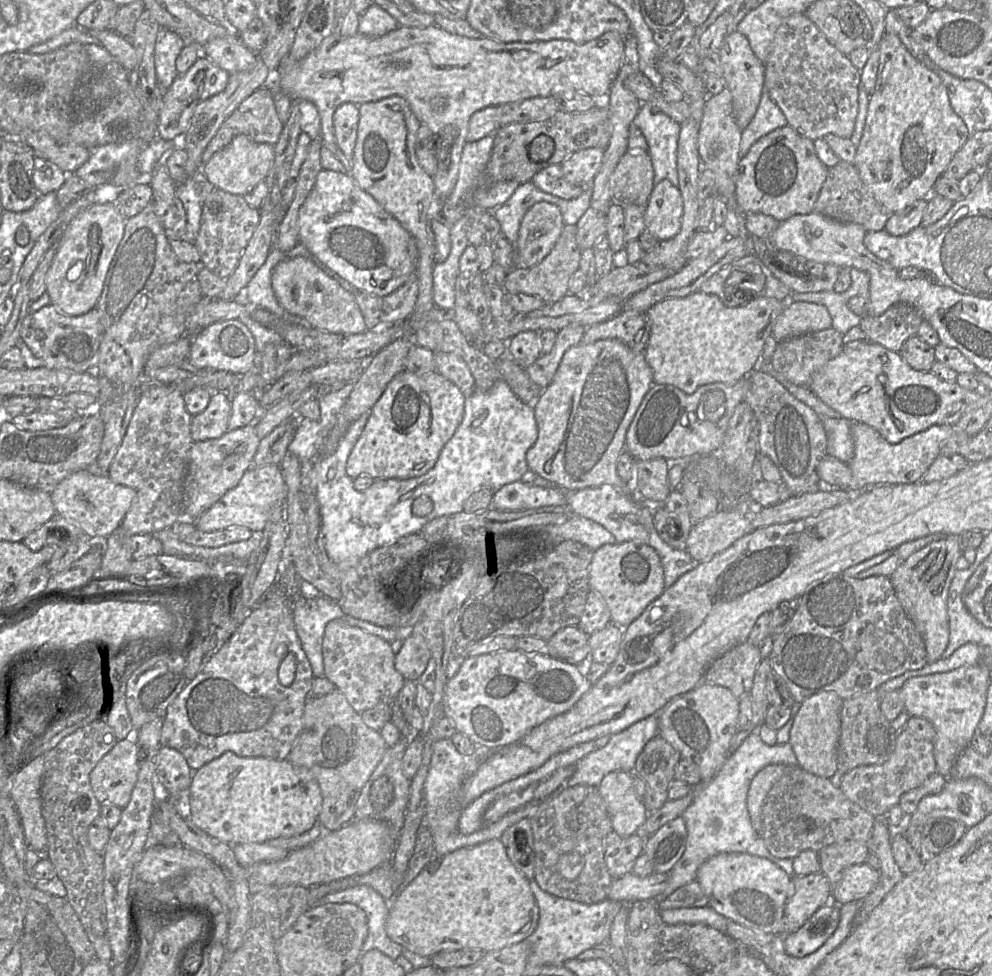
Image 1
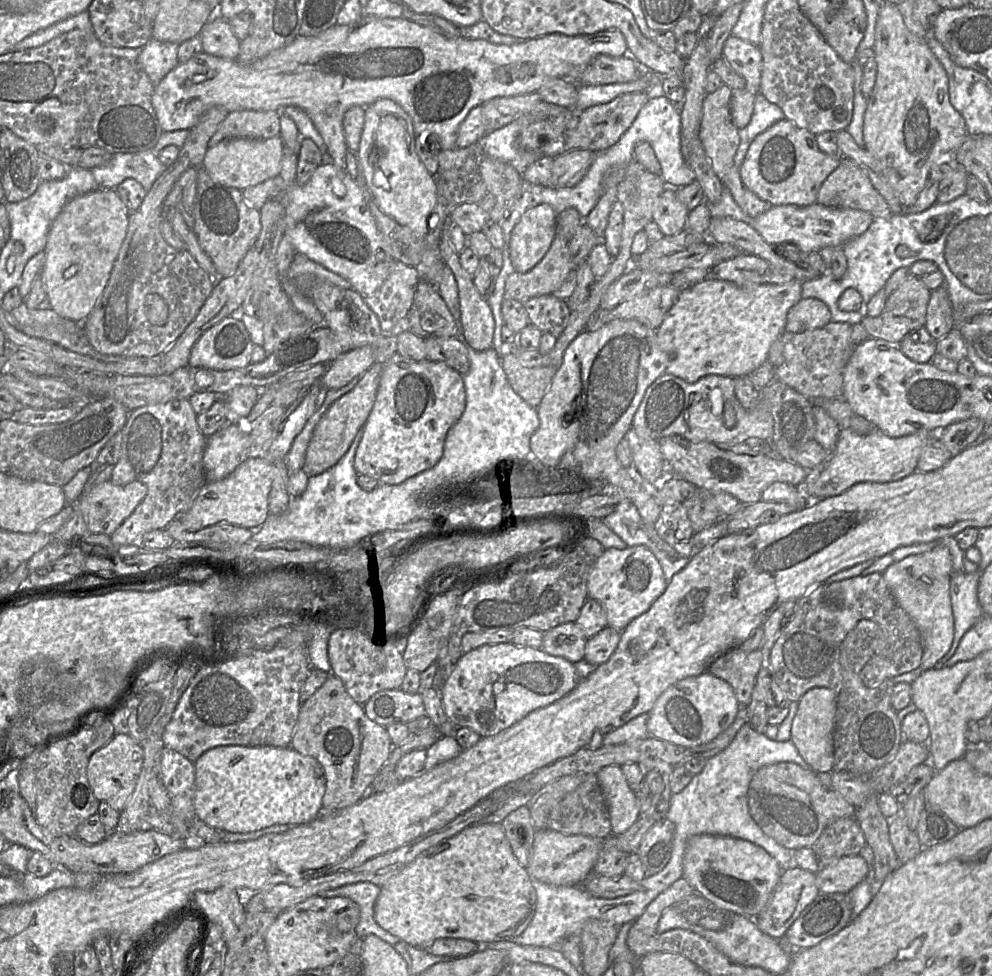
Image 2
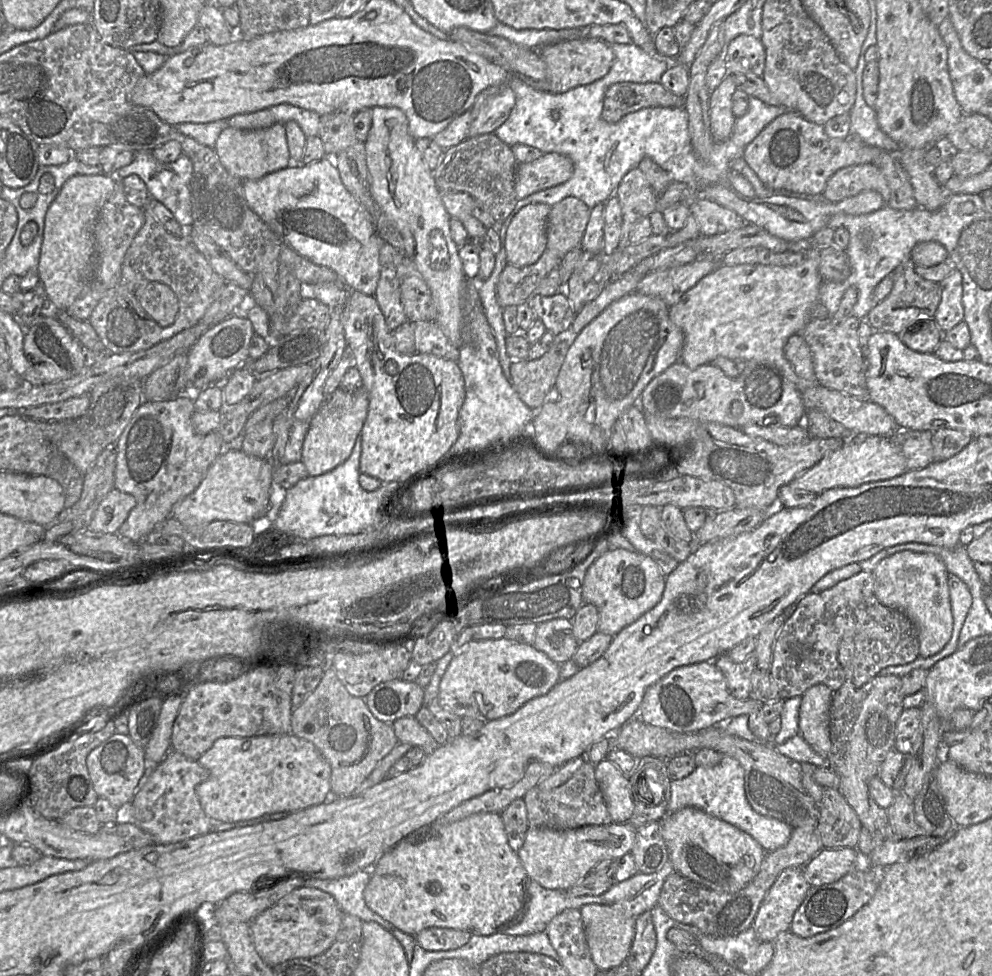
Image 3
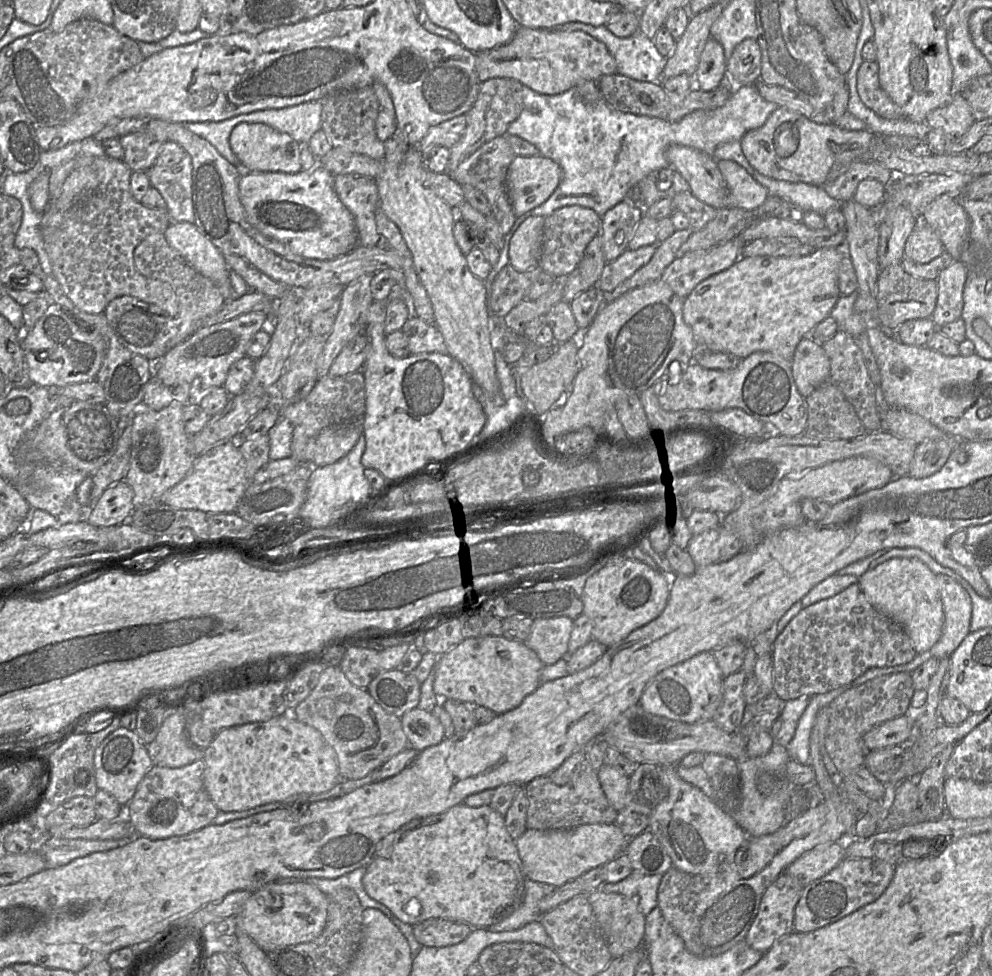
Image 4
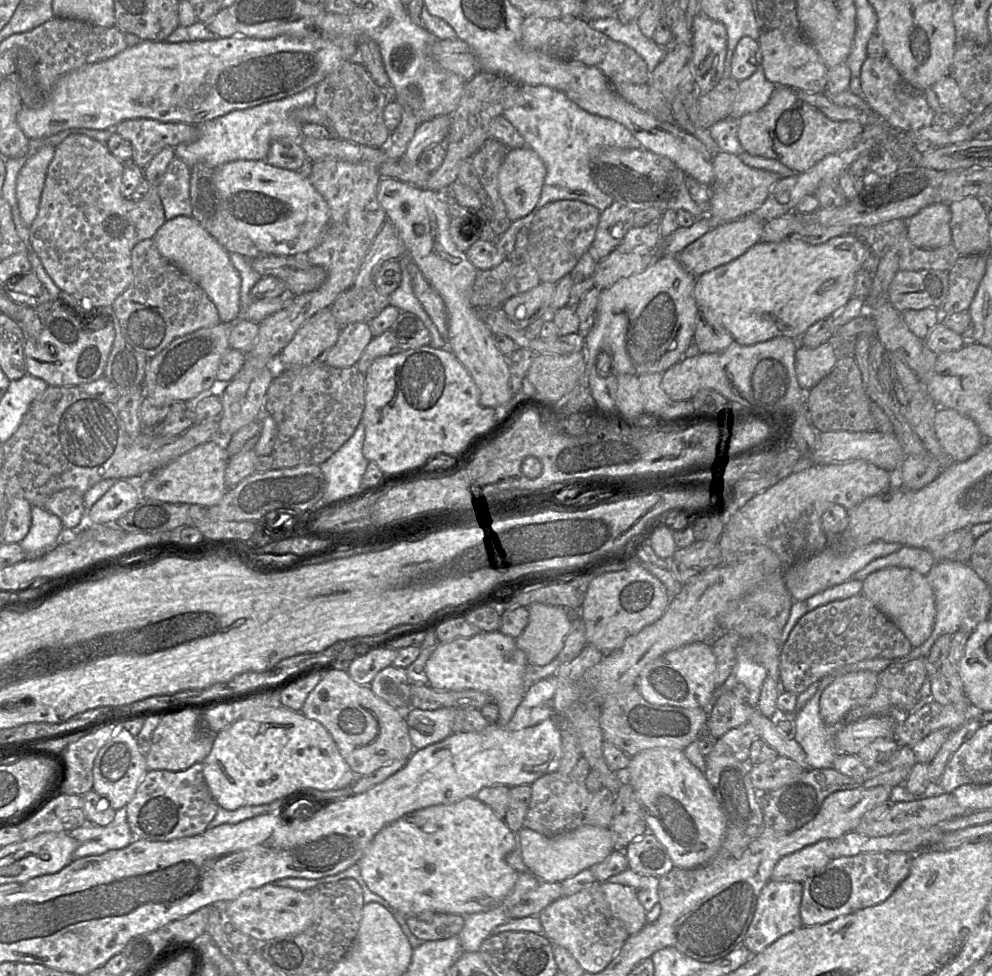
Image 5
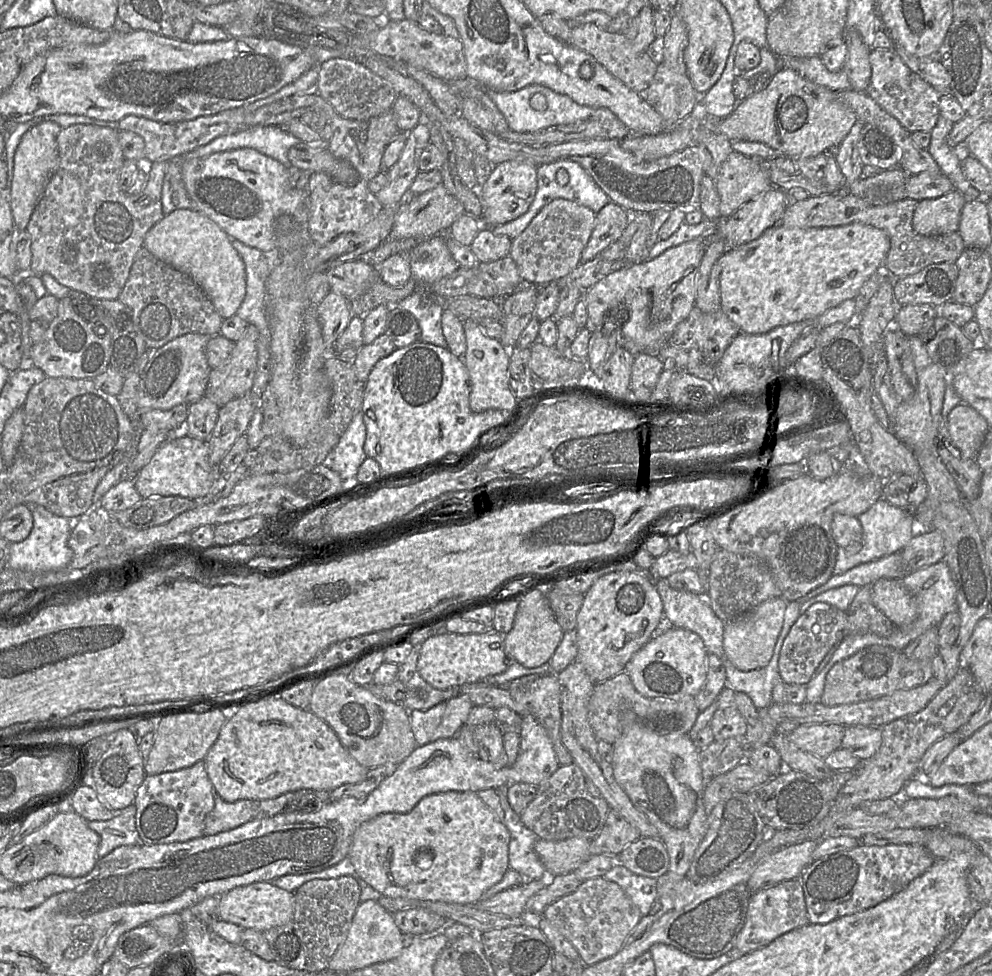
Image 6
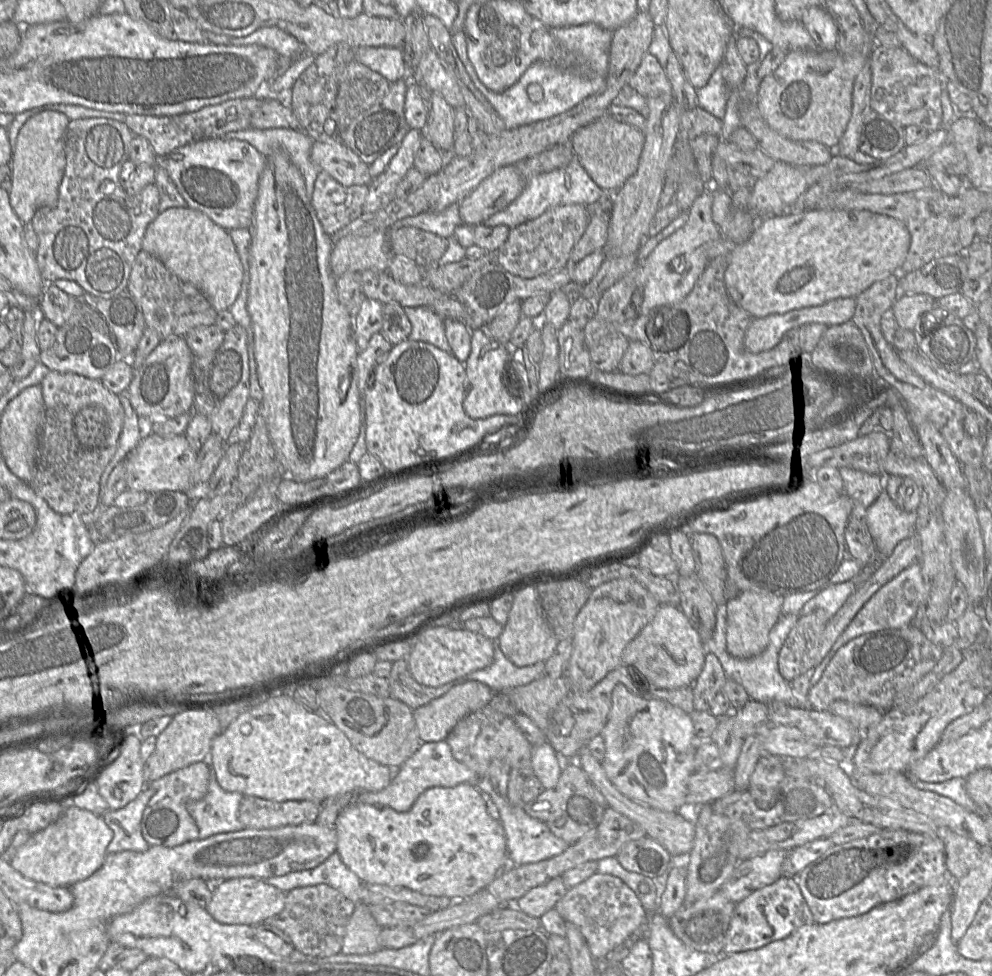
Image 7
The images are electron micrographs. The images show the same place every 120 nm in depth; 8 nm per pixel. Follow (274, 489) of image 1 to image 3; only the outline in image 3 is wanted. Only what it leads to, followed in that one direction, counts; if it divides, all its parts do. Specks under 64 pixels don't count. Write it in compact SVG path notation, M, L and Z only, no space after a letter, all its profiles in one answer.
M225 448L196 490L174 505L171 516L187 527L204 526L213 521L251 524L265 516L270 507L272 480L273 465L269 457L257 458L241 449Z

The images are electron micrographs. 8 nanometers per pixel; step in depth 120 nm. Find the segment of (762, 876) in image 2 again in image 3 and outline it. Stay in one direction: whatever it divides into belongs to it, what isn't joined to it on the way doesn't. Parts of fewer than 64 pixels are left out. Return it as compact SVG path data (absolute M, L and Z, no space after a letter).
M695 807L669 813L660 822L674 871L684 877L716 892L735 893L758 874L766 851L735 825Z

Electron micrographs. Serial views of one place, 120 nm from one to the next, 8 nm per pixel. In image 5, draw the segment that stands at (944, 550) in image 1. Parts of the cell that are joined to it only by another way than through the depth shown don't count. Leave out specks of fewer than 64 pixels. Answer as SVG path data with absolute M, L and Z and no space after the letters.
M888 567L871 573L862 583L862 593L898 626L913 648L919 647L930 637L936 605L926 575L908 568Z

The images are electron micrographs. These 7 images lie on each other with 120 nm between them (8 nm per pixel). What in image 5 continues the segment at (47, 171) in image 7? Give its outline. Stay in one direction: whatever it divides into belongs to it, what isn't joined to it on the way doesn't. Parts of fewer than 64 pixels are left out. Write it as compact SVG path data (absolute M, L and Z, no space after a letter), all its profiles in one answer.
M44 146L28 158L19 171L16 196L21 218L28 227L38 215L48 167L54 154L55 147Z

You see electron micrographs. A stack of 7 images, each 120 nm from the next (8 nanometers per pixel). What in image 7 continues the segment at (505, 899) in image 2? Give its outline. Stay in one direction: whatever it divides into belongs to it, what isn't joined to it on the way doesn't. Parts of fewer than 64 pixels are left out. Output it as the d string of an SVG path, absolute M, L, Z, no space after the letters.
M475 784L432 787L422 792L406 812L352 802L335 822L336 852L343 863L365 884L407 888L427 896L466 900L485 889L508 864L505 831L487 811Z

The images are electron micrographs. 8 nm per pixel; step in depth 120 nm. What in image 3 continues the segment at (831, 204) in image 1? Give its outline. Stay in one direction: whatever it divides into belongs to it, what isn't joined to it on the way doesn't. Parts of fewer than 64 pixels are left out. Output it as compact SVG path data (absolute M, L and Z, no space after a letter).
M858 164L835 172L827 180L821 197L831 203L838 203L868 190L878 192L885 205L890 199L890 189L881 171L873 164Z

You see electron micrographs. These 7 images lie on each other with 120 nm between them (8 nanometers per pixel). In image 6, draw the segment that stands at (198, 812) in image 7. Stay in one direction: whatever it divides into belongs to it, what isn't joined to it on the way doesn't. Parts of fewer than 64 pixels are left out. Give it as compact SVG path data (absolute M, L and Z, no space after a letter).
M214 791L215 805L204 823L204 836L211 836L237 828L258 818L258 805L261 800L242 799L236 802L224 801Z

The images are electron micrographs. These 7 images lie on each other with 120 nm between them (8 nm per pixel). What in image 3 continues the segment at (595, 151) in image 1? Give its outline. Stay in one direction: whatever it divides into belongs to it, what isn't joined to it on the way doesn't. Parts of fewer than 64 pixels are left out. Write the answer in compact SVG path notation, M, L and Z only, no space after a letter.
M548 153L531 163L518 164L515 173L517 200L567 182L574 174L572 160L562 154Z

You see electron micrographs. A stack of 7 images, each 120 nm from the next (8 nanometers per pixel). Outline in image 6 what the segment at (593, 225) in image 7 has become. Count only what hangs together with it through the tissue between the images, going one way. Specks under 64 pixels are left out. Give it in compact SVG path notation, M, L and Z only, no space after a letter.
M610 201L596 214L595 227L581 253L581 263L592 261L610 244L617 241L630 220L630 213Z

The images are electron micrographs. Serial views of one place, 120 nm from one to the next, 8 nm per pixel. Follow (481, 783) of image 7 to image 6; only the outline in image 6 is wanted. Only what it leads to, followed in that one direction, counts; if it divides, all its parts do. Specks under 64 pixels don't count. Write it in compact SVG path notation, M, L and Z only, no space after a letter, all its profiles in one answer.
M506 788L496 789L500 804L504 811L503 824L509 831L508 846L509 868L517 871L526 880L545 879L546 869L535 851L536 842L541 839L532 830L527 828L510 806Z

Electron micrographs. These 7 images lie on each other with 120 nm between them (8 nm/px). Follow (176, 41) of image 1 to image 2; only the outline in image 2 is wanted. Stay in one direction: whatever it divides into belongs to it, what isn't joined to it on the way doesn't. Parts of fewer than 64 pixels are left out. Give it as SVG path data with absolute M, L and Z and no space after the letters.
M150 38L140 50L137 62L156 86L179 63L179 44Z

